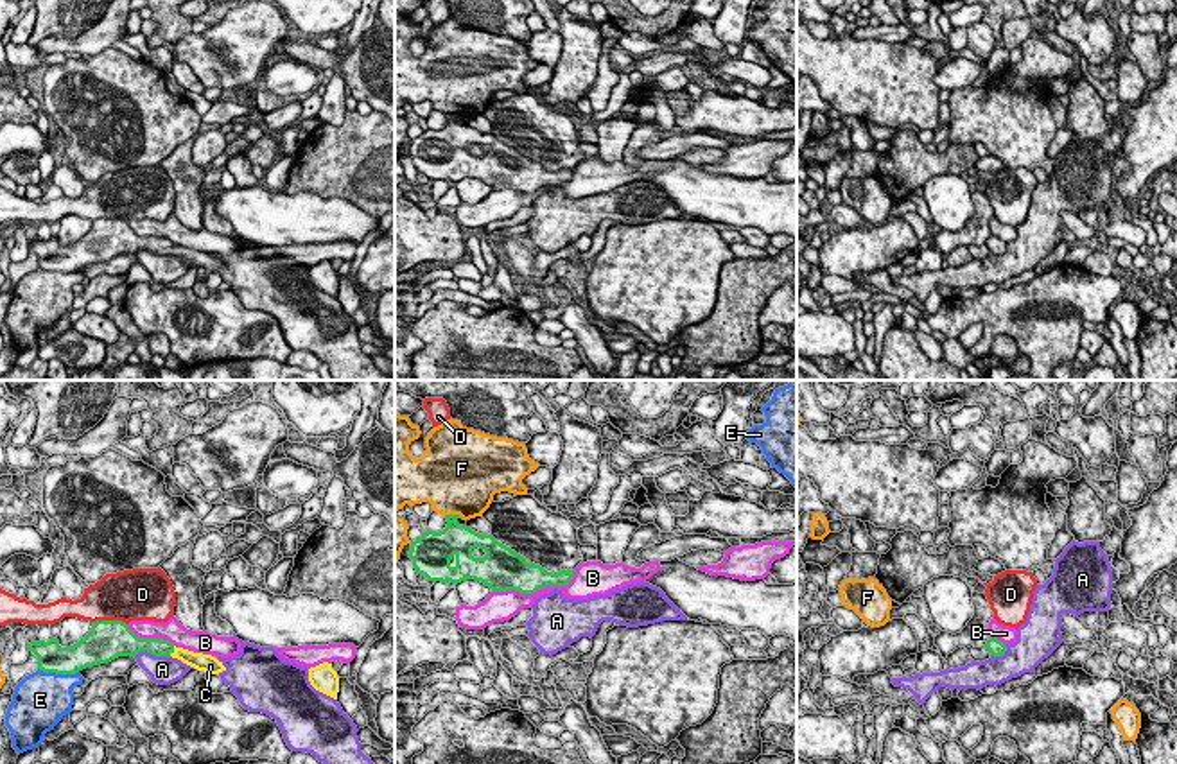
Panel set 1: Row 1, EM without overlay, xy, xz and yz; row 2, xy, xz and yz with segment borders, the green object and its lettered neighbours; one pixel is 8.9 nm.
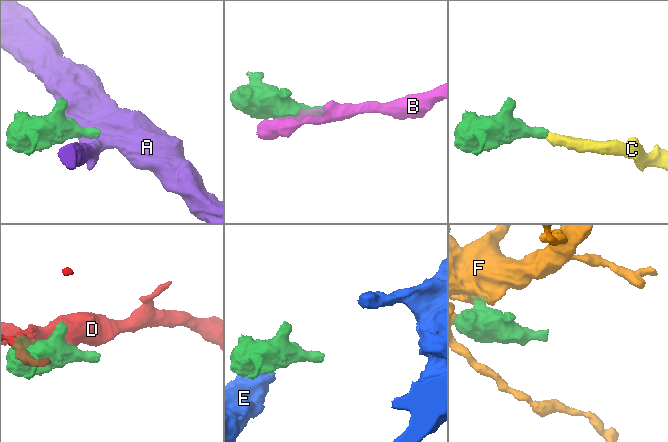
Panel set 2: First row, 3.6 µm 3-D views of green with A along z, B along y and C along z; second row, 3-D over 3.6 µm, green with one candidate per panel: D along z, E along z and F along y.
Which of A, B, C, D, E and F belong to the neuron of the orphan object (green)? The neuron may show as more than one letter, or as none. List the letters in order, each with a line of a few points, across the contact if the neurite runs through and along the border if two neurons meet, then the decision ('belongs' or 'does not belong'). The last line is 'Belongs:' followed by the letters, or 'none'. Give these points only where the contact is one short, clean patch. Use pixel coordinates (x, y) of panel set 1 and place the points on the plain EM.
A: line xy (169, 253), (140, 250), (135, 255); does not belong
B: does not belong
C: line xy (155, 244), (173, 250), (198, 259); belongs
D: does not belong
E: line xy (38, 266), (49, 271), (78, 271); does not belong
F: does not belong
Belongs: C

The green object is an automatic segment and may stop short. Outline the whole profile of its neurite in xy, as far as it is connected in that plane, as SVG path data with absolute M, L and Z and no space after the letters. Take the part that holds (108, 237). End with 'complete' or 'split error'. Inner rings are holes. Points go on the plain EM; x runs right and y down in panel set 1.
M97 219L92 230L70 246L61 246L57 235L48 240L31 240L29 249L38 255L38 267L56 273L75 273L86 265L108 262L118 255L136 255L147 249L154 255L172 255L183 262L205 269L206 273L219 273L226 269L222 260L212 253L194 251L176 246L163 237L140 237L122 219Z; split error

